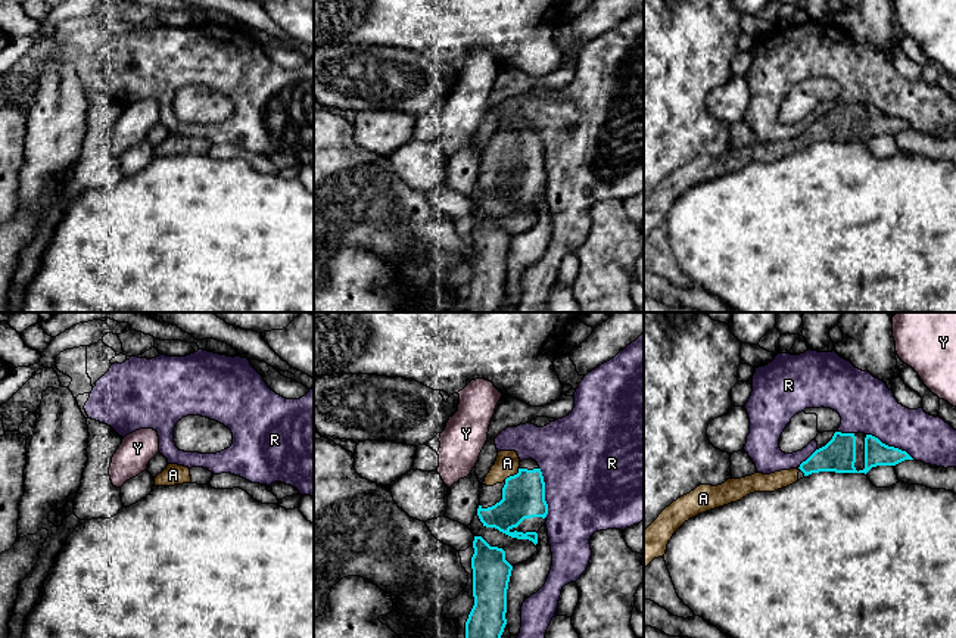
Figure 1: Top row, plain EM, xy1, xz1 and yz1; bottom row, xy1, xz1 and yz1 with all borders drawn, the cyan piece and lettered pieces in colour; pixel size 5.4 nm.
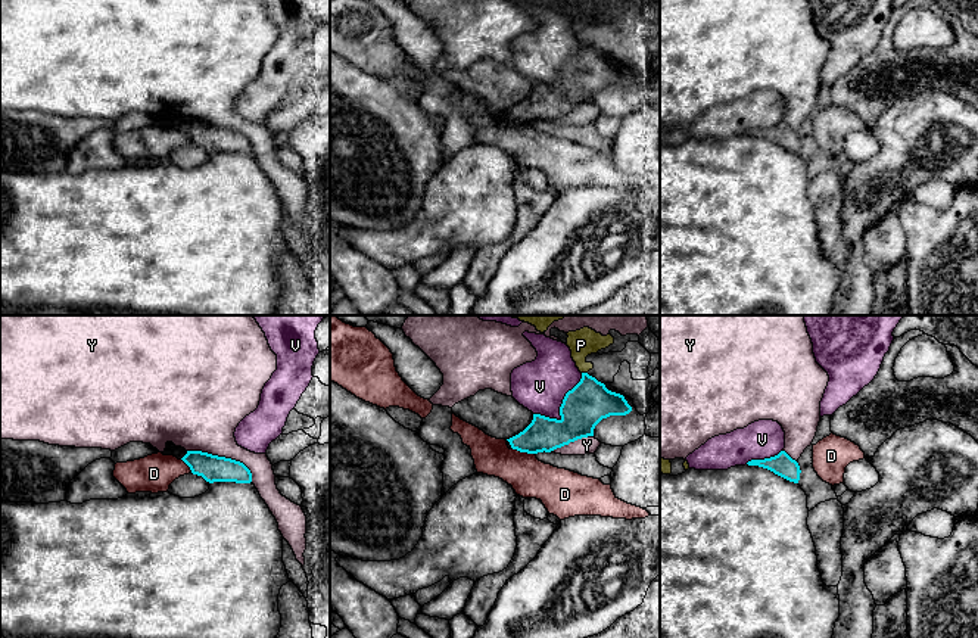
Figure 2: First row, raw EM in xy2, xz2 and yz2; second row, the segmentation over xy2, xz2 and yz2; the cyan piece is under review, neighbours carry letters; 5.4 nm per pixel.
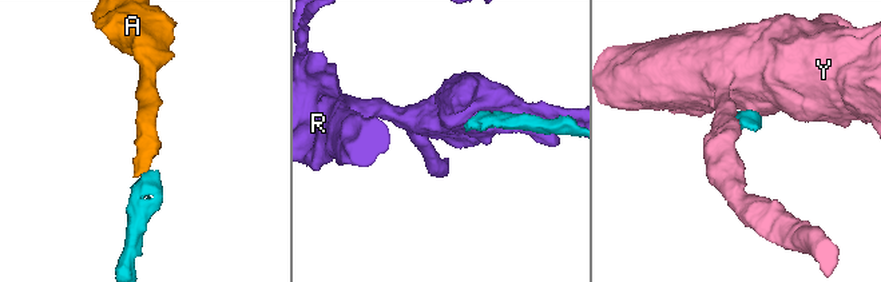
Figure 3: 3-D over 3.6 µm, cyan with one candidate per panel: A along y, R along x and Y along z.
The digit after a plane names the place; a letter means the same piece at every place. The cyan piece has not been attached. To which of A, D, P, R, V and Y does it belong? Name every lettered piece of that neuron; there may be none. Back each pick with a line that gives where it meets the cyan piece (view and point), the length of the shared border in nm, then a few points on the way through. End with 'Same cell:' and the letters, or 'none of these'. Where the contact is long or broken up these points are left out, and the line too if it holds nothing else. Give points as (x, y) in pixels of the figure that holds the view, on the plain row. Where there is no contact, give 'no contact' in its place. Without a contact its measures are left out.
A: meets cyan in xz1 at (511, 146); contact 110 nm long; runs through xz1 (523, 165), (523, 158), (511, 146), (507, 140), (507, 133)
Same cell: A

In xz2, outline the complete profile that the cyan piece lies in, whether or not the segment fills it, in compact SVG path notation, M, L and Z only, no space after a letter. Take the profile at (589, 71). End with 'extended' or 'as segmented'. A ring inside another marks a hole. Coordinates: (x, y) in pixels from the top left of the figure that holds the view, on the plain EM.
M588 43L566 63L560 77L561 88L533 84L532 93L507 109L513 119L527 124L551 122L582 108L594 106L595 96L610 85L632 81L623 65L611 62Z; as segmented

